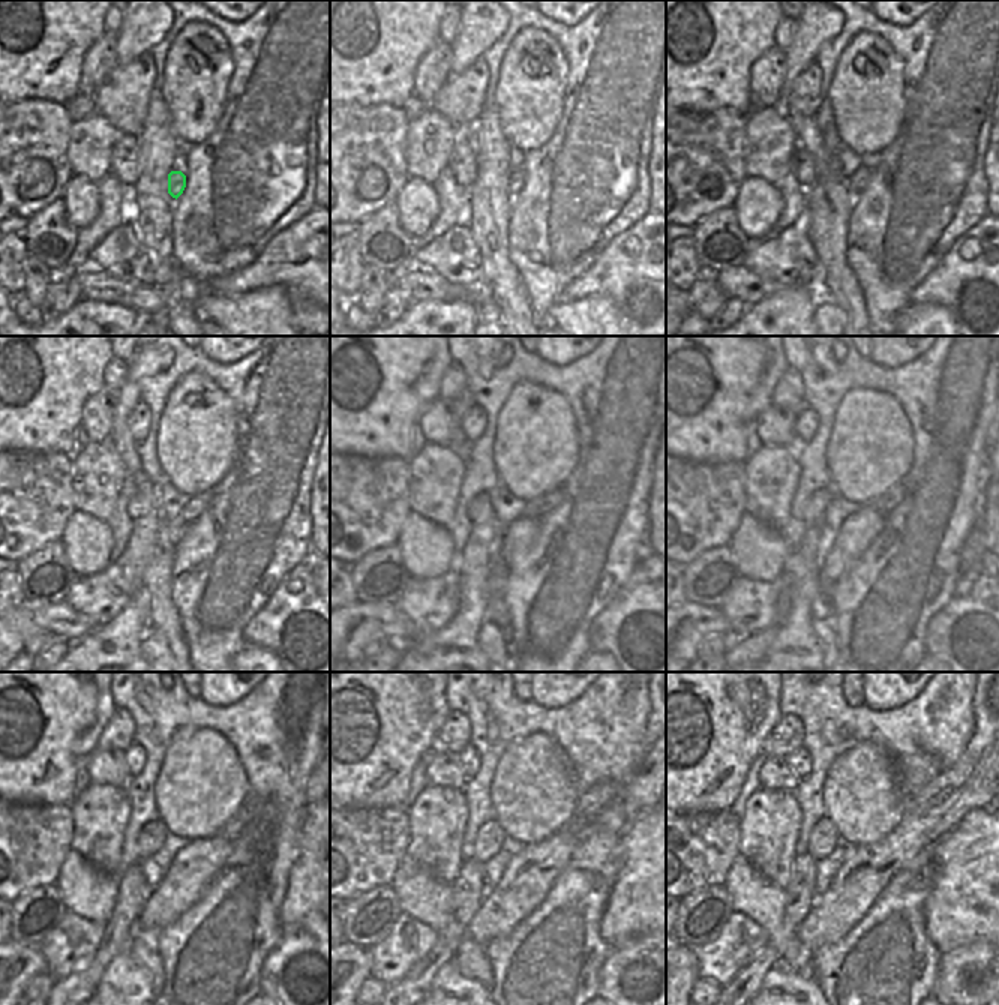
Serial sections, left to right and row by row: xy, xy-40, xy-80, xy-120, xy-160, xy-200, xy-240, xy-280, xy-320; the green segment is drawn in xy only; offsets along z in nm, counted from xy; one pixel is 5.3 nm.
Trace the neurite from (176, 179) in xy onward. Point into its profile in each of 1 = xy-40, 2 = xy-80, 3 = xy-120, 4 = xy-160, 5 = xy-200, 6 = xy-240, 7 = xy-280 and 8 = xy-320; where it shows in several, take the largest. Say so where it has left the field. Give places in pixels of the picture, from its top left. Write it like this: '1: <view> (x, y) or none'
1: xy-40 (516, 179)
2: xy-80 (858, 180)
3: xy-120 (195, 506)
4: xy-160 (536, 507)
5: xy-200 (885, 503)
6: xy-240 (230, 831)
7: xy-280 (593, 800)
8: xy-320 (951, 779)

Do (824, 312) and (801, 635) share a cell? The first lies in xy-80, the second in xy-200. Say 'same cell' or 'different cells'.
different cells

